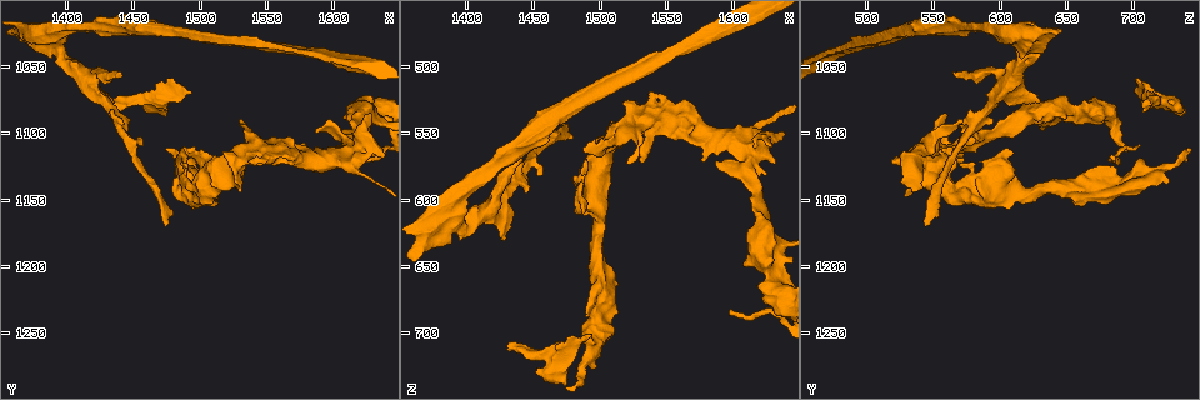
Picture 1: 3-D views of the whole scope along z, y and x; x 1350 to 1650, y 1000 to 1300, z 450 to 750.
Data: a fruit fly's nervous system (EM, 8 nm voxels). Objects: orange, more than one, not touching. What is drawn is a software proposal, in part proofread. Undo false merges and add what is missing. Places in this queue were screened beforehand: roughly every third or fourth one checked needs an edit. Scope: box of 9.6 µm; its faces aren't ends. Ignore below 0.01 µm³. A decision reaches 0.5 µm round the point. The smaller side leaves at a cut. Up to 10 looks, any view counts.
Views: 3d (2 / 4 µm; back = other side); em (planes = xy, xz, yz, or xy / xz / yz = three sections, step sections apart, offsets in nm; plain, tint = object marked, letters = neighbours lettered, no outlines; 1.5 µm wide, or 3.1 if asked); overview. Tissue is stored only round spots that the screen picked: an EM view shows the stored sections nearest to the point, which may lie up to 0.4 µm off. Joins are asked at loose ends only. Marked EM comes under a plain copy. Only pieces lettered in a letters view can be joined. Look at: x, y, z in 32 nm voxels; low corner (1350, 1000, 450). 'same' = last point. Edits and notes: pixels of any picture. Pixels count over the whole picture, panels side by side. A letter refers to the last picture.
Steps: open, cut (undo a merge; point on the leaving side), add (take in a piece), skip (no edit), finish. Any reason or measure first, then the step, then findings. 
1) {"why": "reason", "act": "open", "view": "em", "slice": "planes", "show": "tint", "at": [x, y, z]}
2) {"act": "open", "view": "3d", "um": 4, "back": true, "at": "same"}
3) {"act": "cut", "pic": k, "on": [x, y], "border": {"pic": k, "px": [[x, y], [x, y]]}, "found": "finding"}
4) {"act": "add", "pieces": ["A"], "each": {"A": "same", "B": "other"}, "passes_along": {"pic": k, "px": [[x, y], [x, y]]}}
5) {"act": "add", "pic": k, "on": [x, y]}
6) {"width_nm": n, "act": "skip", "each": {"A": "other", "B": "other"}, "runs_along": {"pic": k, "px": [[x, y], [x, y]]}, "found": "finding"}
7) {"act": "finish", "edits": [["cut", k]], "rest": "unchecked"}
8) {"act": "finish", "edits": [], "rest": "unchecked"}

{"why": "thick end", "act": "open", "view": "em", "slice": "planes", "show": "letters", "at": [1490, 1124, 678]}

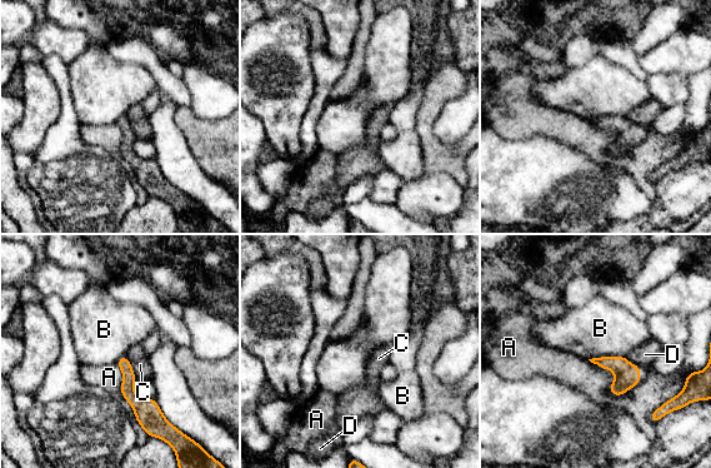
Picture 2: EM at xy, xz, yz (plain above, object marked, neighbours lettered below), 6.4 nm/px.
{"act": "skip", "each": {"A": "other", "B": "other", "C": "other", "D": "other"}, "border": {"pic": 2, "px": [[612, 357], [592, 357], [589, 359]]}, "found": "none of them fits"}

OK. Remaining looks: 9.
{"why": "thin neck", "act": "open", "view": "3d", "um": 2, "at": [1620, 1100, 594]}

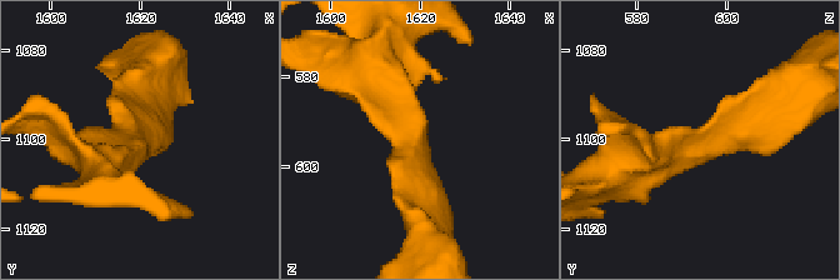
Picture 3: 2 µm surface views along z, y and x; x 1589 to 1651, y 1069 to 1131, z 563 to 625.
{"why": "shape alone is not enough", "act": "open", "view": "em", "slice": "planes", "show": "letters", "at": [1619, 1100, 596]}

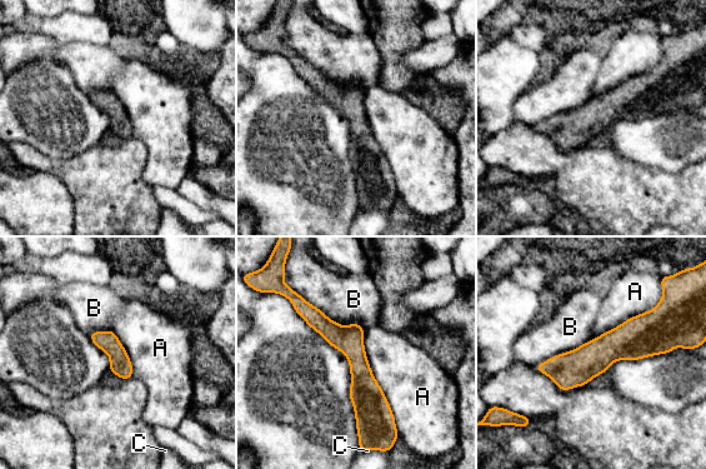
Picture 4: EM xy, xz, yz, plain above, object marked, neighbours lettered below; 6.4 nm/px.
{"width_nm": 140, "act": "skip", "each": {"A": "other", "B": "other", "C": "other"}, "border": {"pic": 4, "px": [[364, 330], [365, 357], [397, 433]]}, "found": "all the same cell"}

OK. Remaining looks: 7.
{"why": "thick turns thin", "act": "open", "view": "3d", "um": 2, "at": [1392, 1036, 620]}

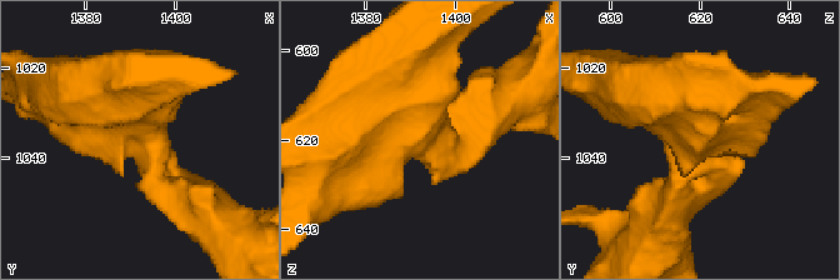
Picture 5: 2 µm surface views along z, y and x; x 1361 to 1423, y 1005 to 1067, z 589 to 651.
{"why": "now the EM", "act": "open", "view": "em", "slice": "planes", "show": "letters", "at": [1392, 1037, 619]}

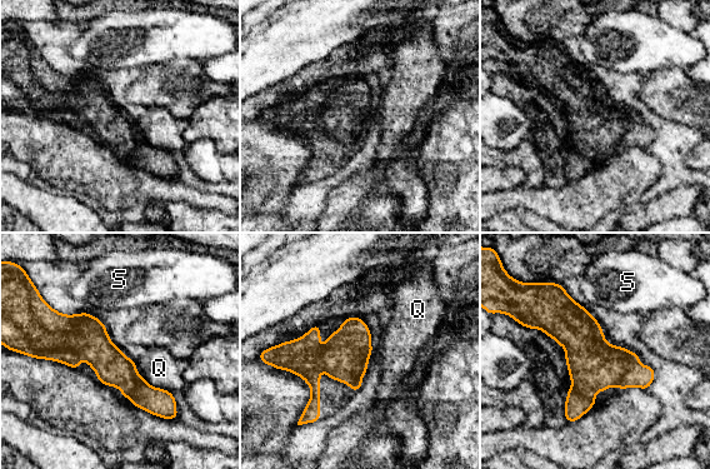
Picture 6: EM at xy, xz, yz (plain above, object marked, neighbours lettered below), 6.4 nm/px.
{"width_nm": 280, "act": "skip", "each": {"Q": "other", "S": "other"}, "border": {"pic": 6, "px": [[134, 362], [148, 383], [171, 393]]}, "found": "one cell here"}

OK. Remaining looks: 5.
{"why": "branch stops here", "act": "open", "view": "3d", "um": 4, "at": [1440, 1056, 564]}

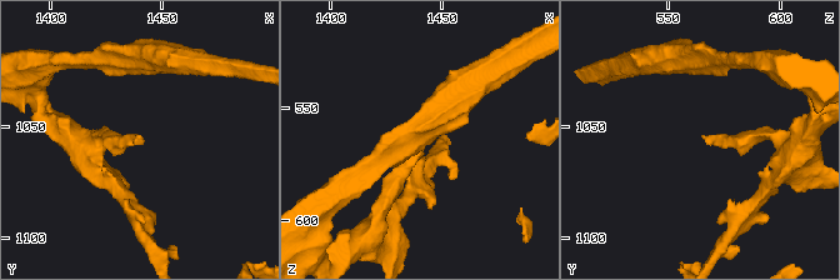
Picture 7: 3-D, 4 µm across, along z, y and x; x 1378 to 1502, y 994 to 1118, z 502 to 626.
{"act": "open", "view": "em", "slice": "planes", "show": "letters", "at": [1439, 1056, 564]}

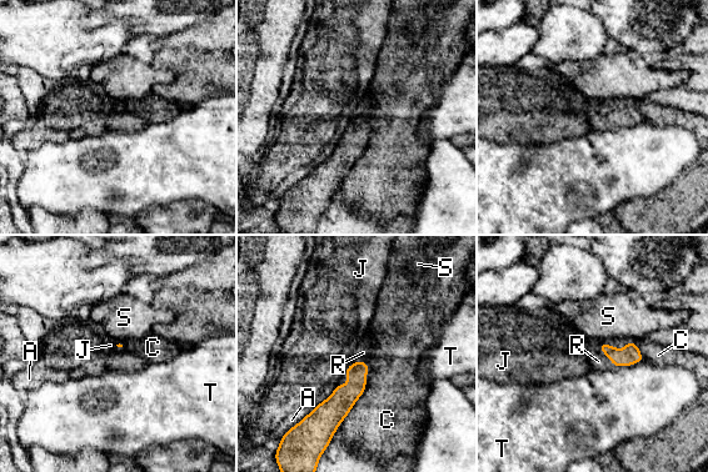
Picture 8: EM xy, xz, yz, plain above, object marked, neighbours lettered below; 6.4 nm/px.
{"act": "add", "pieces": ["R"], "each": {"A": "other", "C": "other", "J": "other", "R": "same", "S": "other", "T": "other"}, "passes_along": {"pic": 8, "px": [[631, 355], [604, 352], [598, 361]]}, "found": "it goes on there"}

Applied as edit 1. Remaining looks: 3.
{"act": "finish", "edits": [["add", 8]], "rest": "unchecked"}

